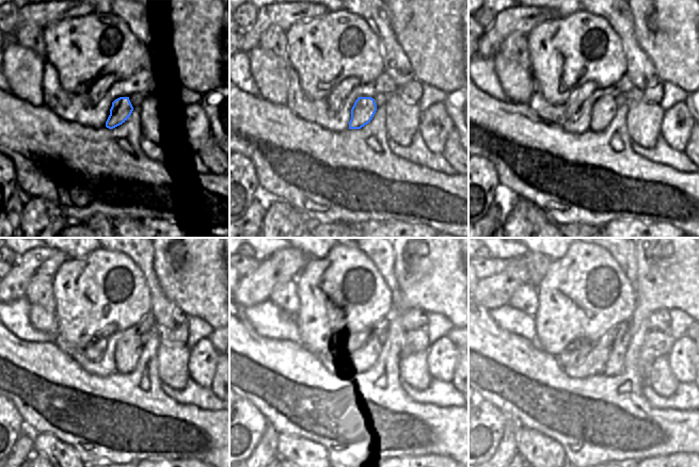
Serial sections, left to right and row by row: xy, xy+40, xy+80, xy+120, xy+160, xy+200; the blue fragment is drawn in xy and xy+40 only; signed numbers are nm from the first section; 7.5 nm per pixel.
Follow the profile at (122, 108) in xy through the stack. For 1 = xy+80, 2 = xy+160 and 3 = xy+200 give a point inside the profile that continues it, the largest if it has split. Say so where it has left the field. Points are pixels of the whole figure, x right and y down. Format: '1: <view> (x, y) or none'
1: xy+80 (604, 109)
2: xy+160 (367, 352)
3: xy+200 (614, 365)

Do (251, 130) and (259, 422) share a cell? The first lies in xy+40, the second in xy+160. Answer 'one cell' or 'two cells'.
two cells

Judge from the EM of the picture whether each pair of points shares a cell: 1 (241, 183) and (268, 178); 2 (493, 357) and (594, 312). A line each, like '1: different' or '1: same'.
1: different
2: different

